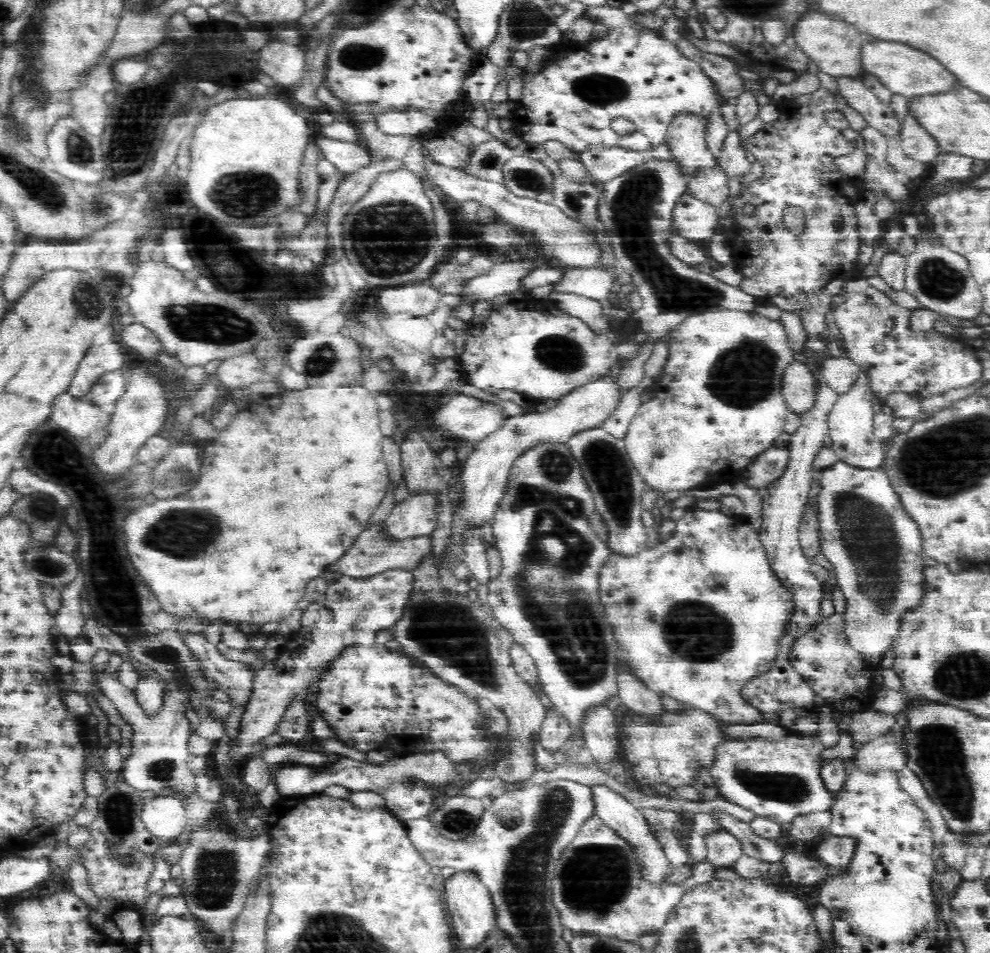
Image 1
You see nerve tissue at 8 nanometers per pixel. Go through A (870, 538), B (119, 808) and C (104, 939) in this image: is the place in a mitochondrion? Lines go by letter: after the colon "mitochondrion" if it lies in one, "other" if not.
A: mitochondrion
B: mitochondrion
C: other

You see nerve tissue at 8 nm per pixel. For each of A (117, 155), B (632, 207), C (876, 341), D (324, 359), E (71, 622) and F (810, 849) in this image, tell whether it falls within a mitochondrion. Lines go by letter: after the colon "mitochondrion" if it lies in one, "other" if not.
A: mitochondrion
B: mitochondrion
C: other
D: mitochondrion
E: other
F: other

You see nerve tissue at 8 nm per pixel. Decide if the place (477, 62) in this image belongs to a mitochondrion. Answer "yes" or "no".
no

